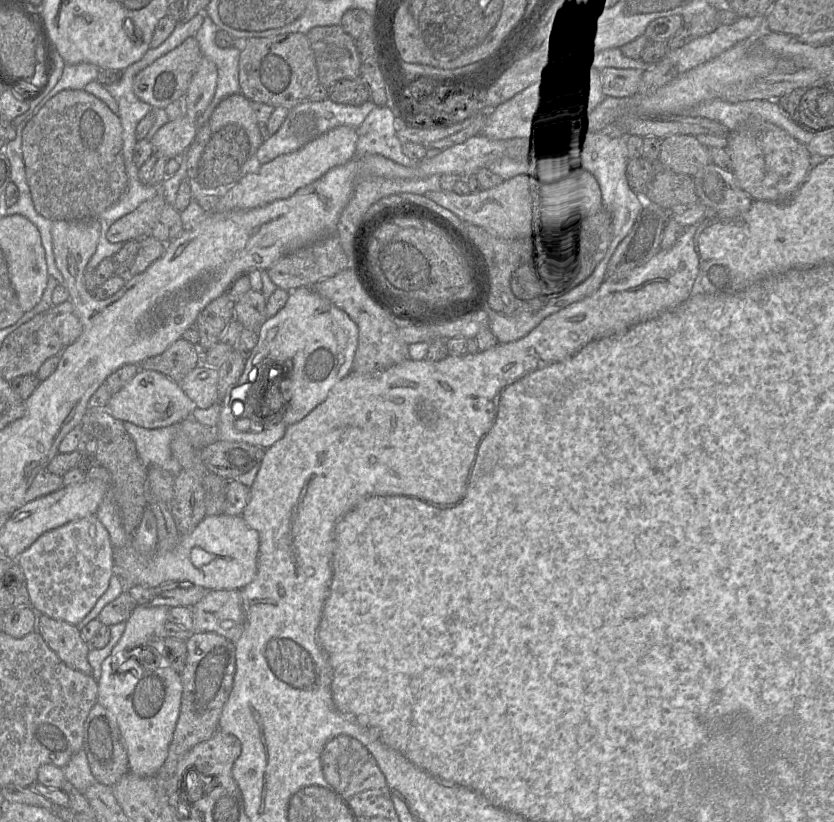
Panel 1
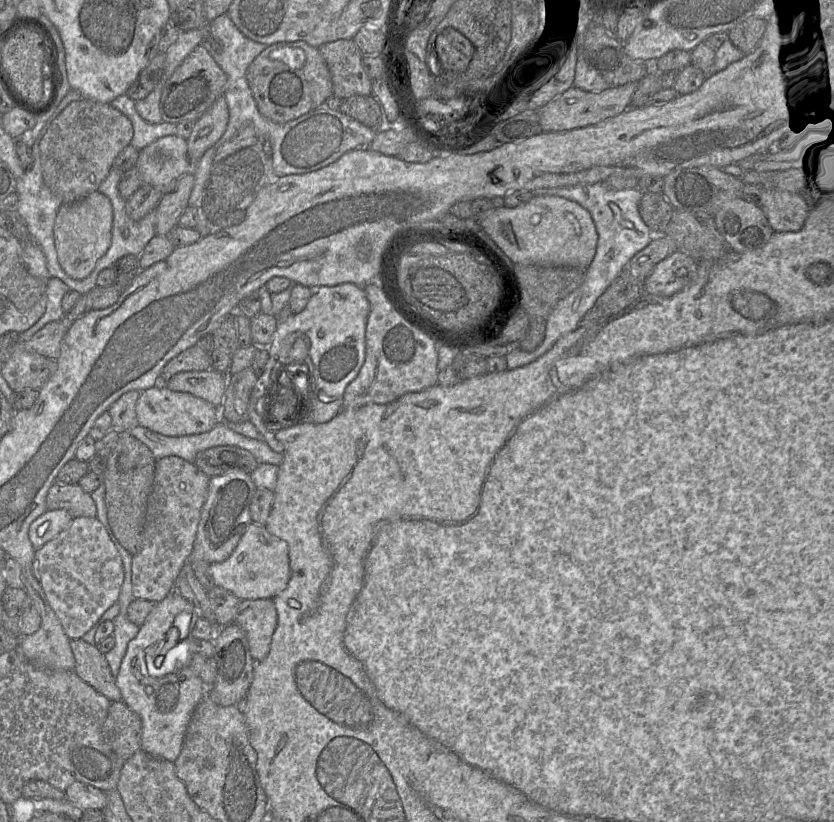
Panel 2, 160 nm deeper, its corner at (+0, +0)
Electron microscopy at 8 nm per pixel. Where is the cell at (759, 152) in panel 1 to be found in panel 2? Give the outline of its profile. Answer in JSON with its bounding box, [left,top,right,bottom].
[757,168,808,232]

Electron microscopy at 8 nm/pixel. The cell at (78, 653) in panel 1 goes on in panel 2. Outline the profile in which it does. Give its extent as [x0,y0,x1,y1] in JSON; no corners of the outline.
[70,638,122,702]

